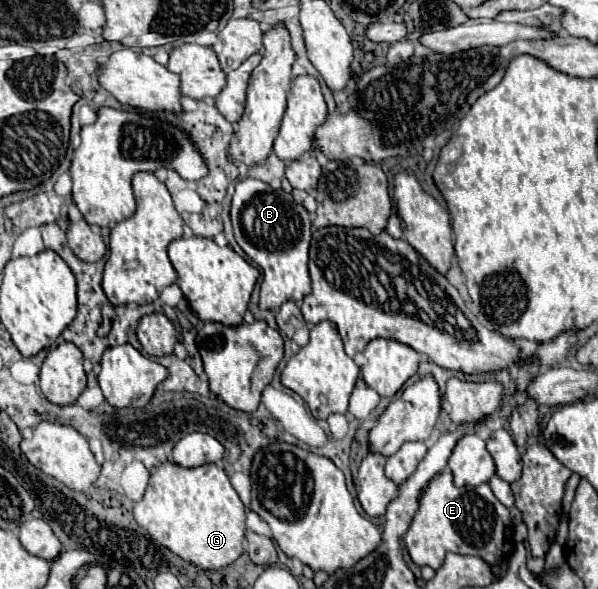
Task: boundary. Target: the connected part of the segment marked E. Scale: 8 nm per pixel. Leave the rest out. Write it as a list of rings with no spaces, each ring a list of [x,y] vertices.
[[[446,468],[434,476],[422,490],[418,510],[412,518],[408,532],[404,534],[408,554],[414,564],[430,566],[438,570],[446,552],[464,556],[478,556],[490,564],[506,560],[512,554],[512,522],[508,508],[492,494],[488,484],[476,488],[456,488],[452,472]]]

